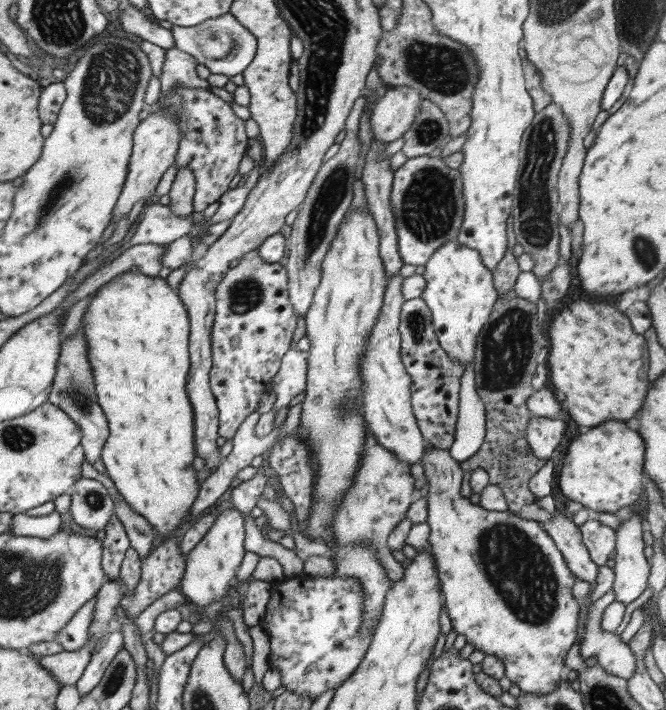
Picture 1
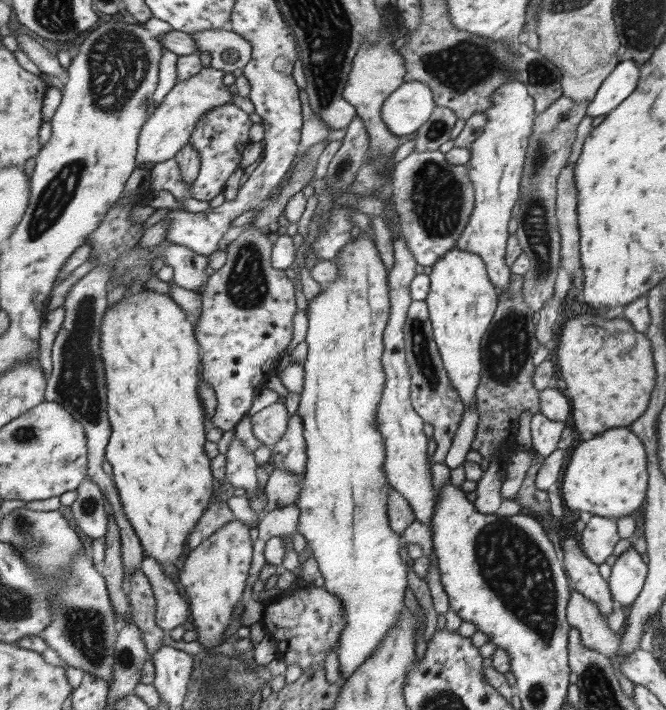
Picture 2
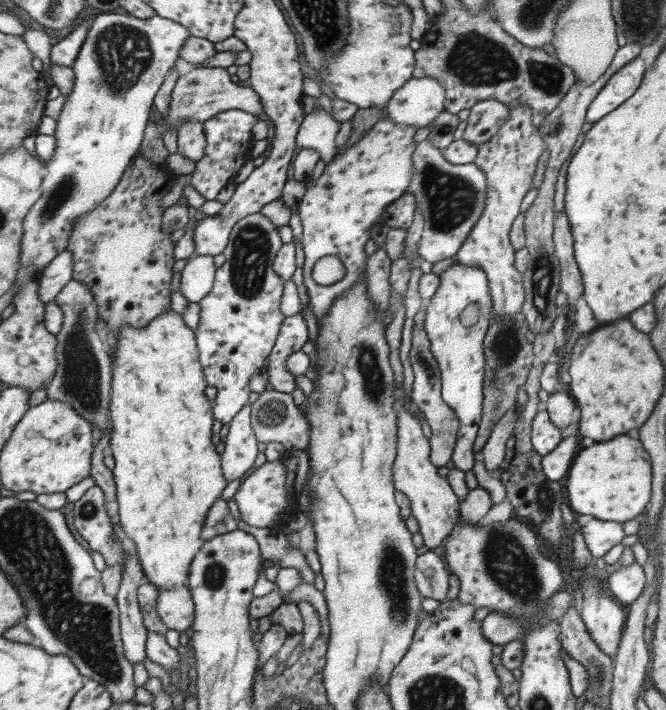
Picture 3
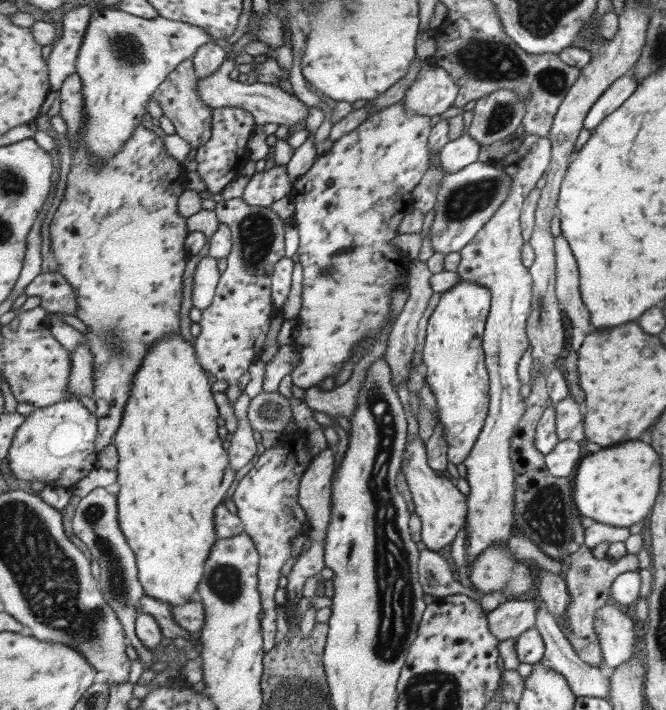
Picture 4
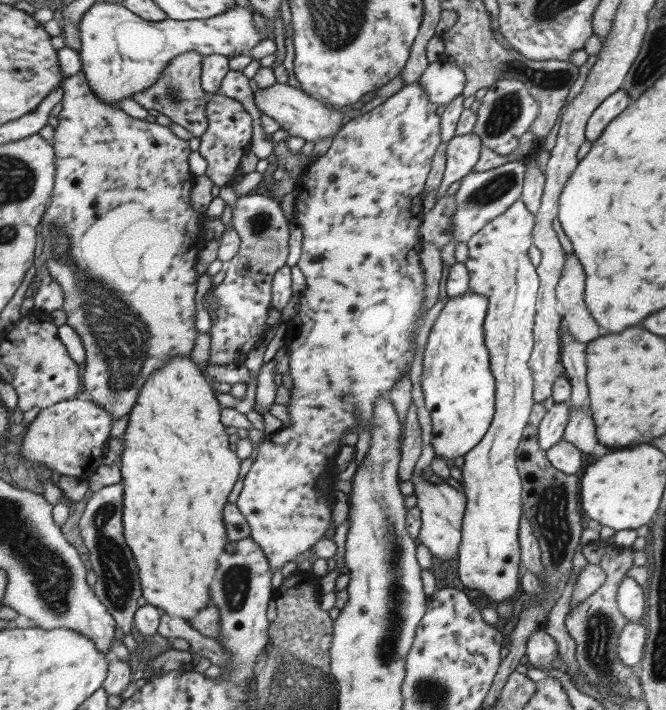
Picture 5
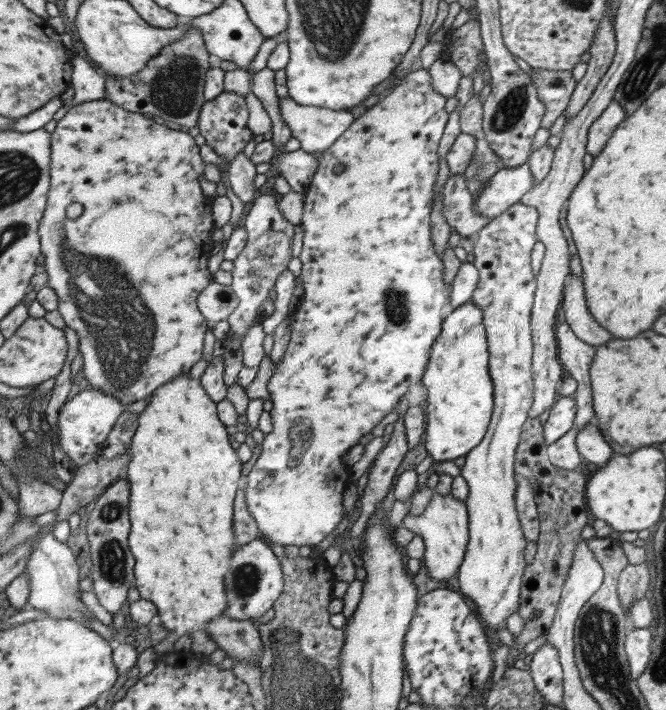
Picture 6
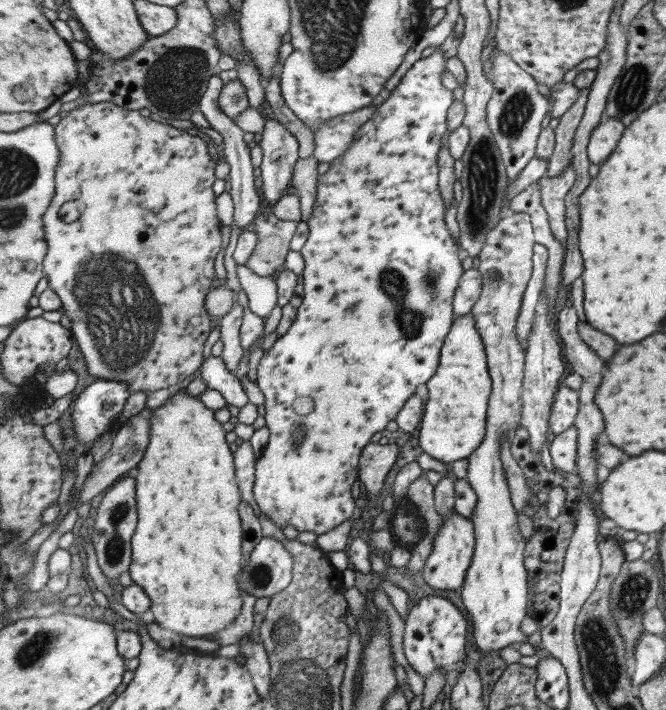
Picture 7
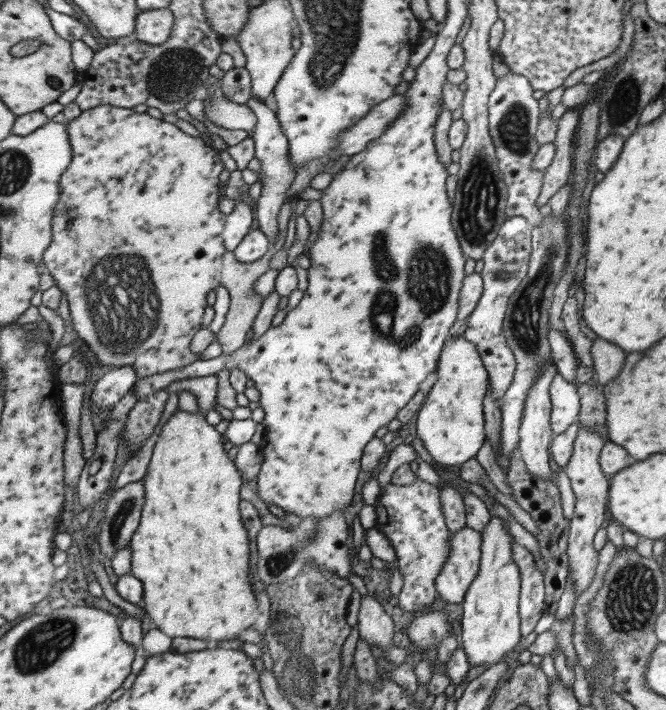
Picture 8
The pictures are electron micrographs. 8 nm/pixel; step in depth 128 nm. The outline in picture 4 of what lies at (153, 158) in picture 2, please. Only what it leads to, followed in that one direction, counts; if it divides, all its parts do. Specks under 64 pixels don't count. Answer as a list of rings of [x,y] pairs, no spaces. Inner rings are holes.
[[[233,56],[226,58],[221,67],[209,77],[199,78],[195,89],[201,98],[201,101],[211,109],[224,108],[232,106],[242,108],[252,113],[256,125],[276,123],[280,127],[292,127],[299,125],[299,128],[307,128],[307,118],[309,117],[309,108],[300,101],[296,95],[286,93],[275,84],[258,83],[253,80],[241,83],[230,78],[230,71],[235,68]],[[304,120],[303,124],[298,124]]]

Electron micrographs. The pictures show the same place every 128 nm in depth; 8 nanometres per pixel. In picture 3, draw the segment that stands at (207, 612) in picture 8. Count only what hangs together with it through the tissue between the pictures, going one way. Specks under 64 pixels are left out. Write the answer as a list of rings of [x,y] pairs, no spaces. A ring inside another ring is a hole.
[[[168,309],[159,314],[152,321],[148,322],[145,327],[135,329],[126,327],[117,334],[115,351],[113,352],[113,364],[111,365],[111,397],[109,404],[109,419],[111,420],[111,433],[109,438],[109,450],[115,460],[113,469],[113,479],[116,485],[116,498],[119,504],[119,528],[122,528],[128,535],[128,538],[134,542],[145,578],[158,587],[176,587],[187,584],[191,562],[198,550],[205,543],[201,539],[201,530],[205,524],[205,518],[213,505],[221,498],[223,490],[228,484],[224,478],[221,467],[221,455],[216,453],[216,447],[212,443],[212,424],[214,424],[214,412],[212,411],[213,403],[206,398],[205,390],[208,388],[202,365],[199,361],[199,350],[195,339],[195,332],[190,329],[182,319],[182,314],[175,310]]]

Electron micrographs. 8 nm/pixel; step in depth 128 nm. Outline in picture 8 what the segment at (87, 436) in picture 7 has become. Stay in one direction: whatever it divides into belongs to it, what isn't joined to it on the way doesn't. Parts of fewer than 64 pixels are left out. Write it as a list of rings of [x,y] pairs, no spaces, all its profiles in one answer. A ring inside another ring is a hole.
[[[133,366],[113,368],[100,378],[92,388],[90,402],[98,412],[112,409],[133,388],[139,376]]]

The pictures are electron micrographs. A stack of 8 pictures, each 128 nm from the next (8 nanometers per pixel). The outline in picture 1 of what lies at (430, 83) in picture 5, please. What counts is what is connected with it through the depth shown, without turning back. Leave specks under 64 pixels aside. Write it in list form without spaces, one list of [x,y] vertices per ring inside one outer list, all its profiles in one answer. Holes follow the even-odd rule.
[[[389,86],[386,94],[375,104],[371,131],[376,141],[390,143],[404,137],[421,107],[420,93],[407,86]]]

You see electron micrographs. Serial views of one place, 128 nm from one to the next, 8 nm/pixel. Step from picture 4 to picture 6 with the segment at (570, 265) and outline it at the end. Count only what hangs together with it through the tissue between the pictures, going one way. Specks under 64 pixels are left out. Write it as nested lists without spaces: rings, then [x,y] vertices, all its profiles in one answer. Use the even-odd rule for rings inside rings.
[[[571,273],[570,282],[563,285],[561,305],[564,308],[565,321],[580,340],[592,346],[602,346],[612,338],[612,334],[604,330],[590,314],[584,294],[582,280]]]

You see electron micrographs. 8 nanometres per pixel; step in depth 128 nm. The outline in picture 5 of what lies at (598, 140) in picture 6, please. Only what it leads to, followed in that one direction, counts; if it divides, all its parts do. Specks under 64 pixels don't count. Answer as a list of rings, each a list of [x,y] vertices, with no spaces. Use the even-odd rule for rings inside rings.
[[[618,89],[614,94],[605,98],[590,115],[585,130],[585,138],[591,143],[596,142],[608,123],[629,105],[630,100],[630,95],[622,89]]]

